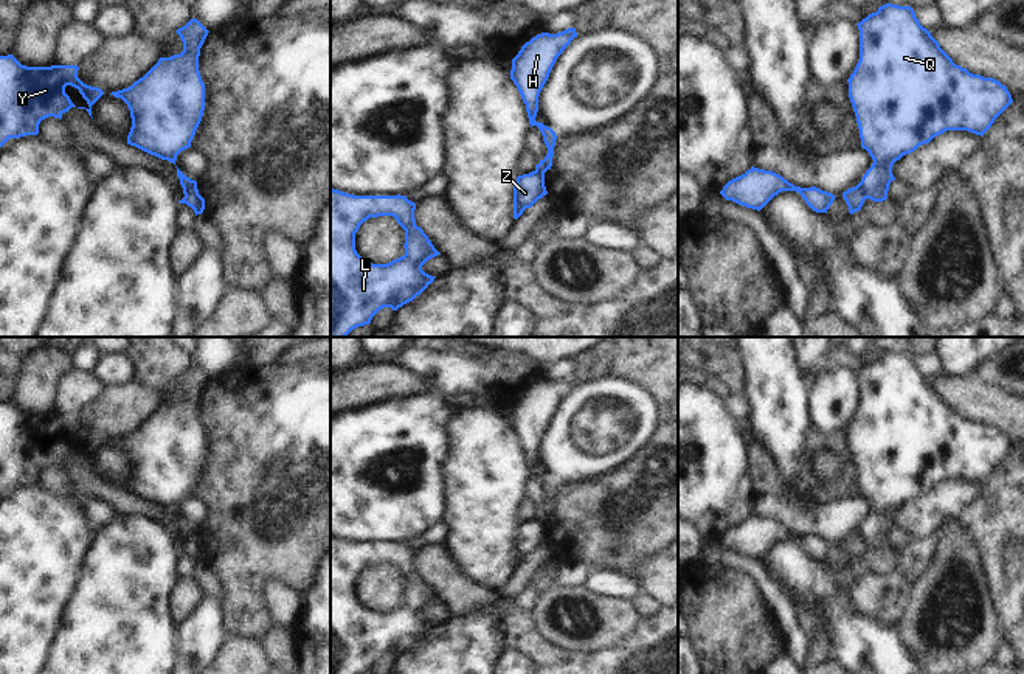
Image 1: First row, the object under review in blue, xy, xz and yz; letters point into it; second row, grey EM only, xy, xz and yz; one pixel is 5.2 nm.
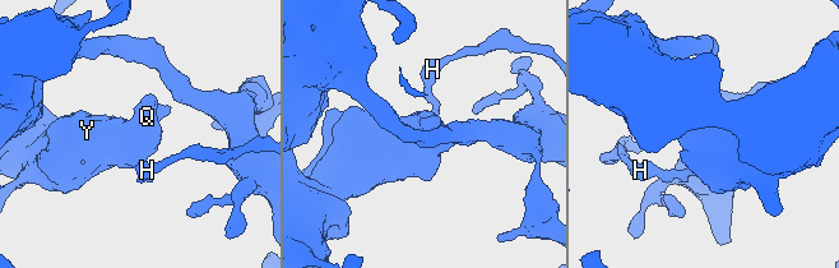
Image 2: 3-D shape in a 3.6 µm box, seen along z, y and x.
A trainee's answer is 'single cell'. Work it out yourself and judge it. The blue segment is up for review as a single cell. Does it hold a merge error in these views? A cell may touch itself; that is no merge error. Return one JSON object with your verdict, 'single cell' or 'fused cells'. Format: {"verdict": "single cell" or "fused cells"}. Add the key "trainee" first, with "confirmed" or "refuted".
{"trainee": "refuted", "verdict": "fused cells"}

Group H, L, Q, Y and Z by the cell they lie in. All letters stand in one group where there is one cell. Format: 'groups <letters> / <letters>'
groups H / L Q Y Z

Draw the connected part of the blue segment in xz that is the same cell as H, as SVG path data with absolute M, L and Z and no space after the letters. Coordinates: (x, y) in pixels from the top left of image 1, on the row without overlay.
M568 376L557 382L537 382L526 390L518 402L512 407L510 427L517 433L521 447L526 452L531 475L537 474L540 477L543 489L548 495L546 505L535 512L537 520L545 522L548 517L551 517L557 488L557 483L551 475L535 469L538 460L538 444L557 405L574 385L577 385L576 376Z

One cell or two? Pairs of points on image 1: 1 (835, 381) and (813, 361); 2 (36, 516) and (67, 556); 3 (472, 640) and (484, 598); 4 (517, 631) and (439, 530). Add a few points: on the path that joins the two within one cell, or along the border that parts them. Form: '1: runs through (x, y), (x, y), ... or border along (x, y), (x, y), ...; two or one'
1: border along (835, 364), (809, 382); two
2: runs through (36, 525), (58, 547); one
3: border along (449, 615), (491, 612), (501, 628), (505, 639); two
4: border along (442, 542), (427, 542), (424, 545); two

